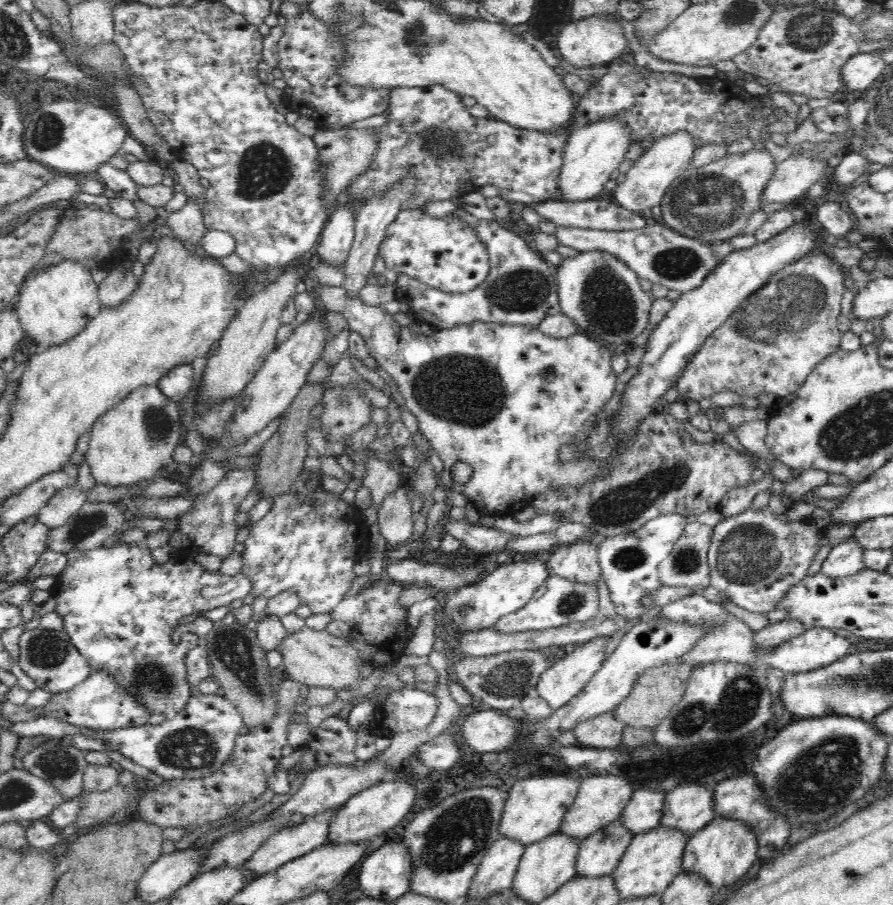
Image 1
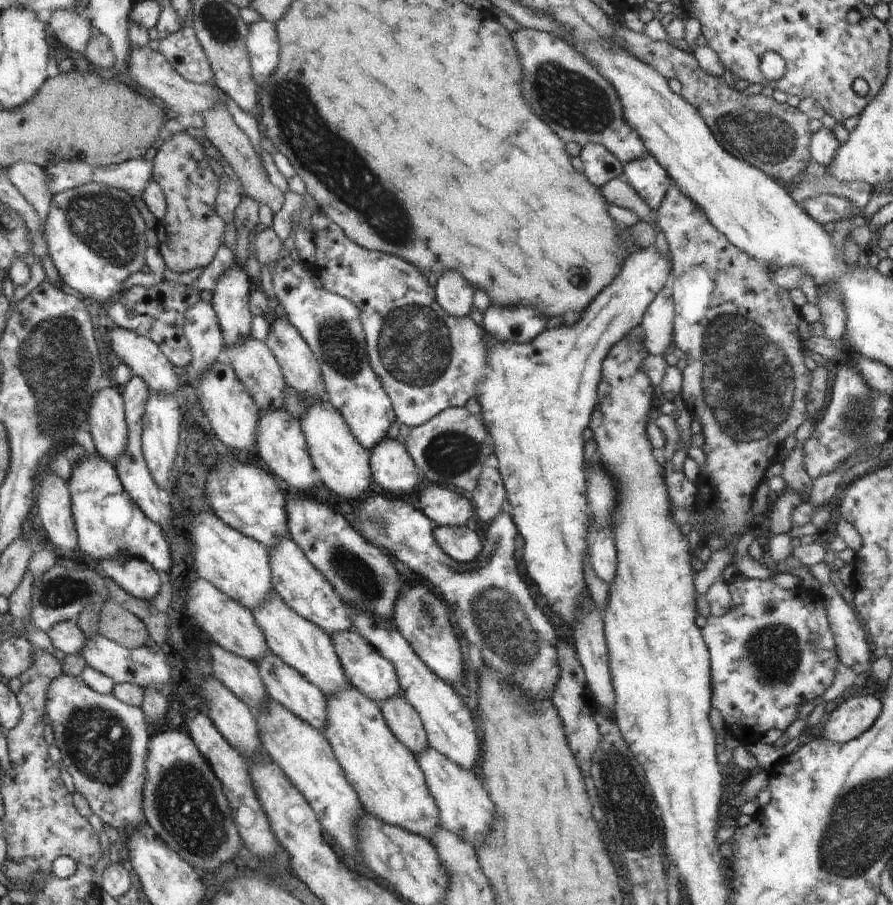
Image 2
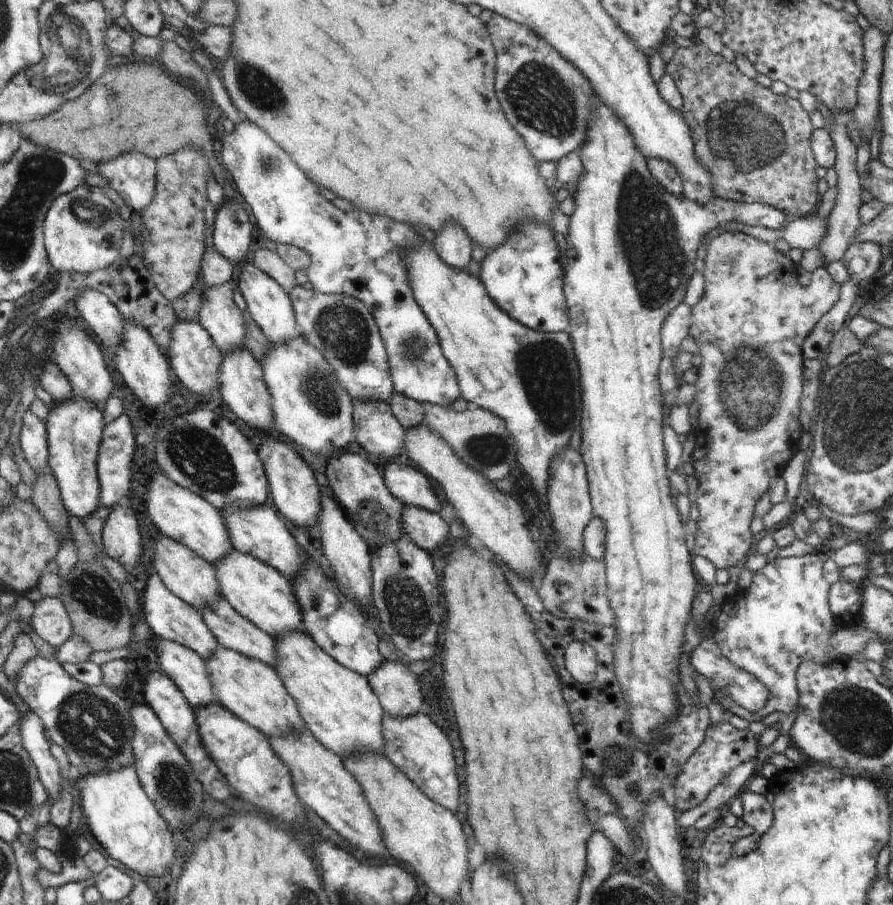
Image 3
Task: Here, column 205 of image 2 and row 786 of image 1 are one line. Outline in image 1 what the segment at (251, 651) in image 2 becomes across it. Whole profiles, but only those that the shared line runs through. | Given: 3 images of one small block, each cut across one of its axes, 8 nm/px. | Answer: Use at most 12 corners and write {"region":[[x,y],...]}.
{"region":[[616,774],[580,783],[558,831],[583,841],[618,821],[633,792]]}

